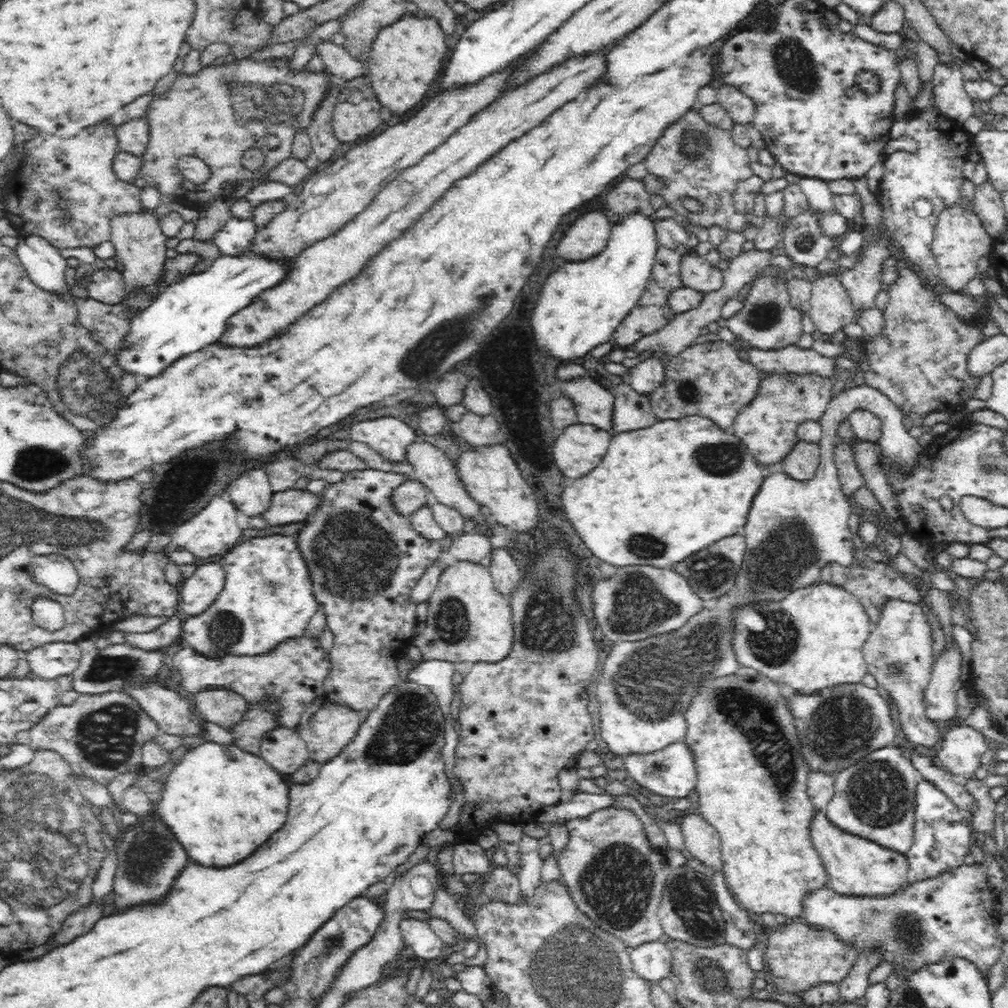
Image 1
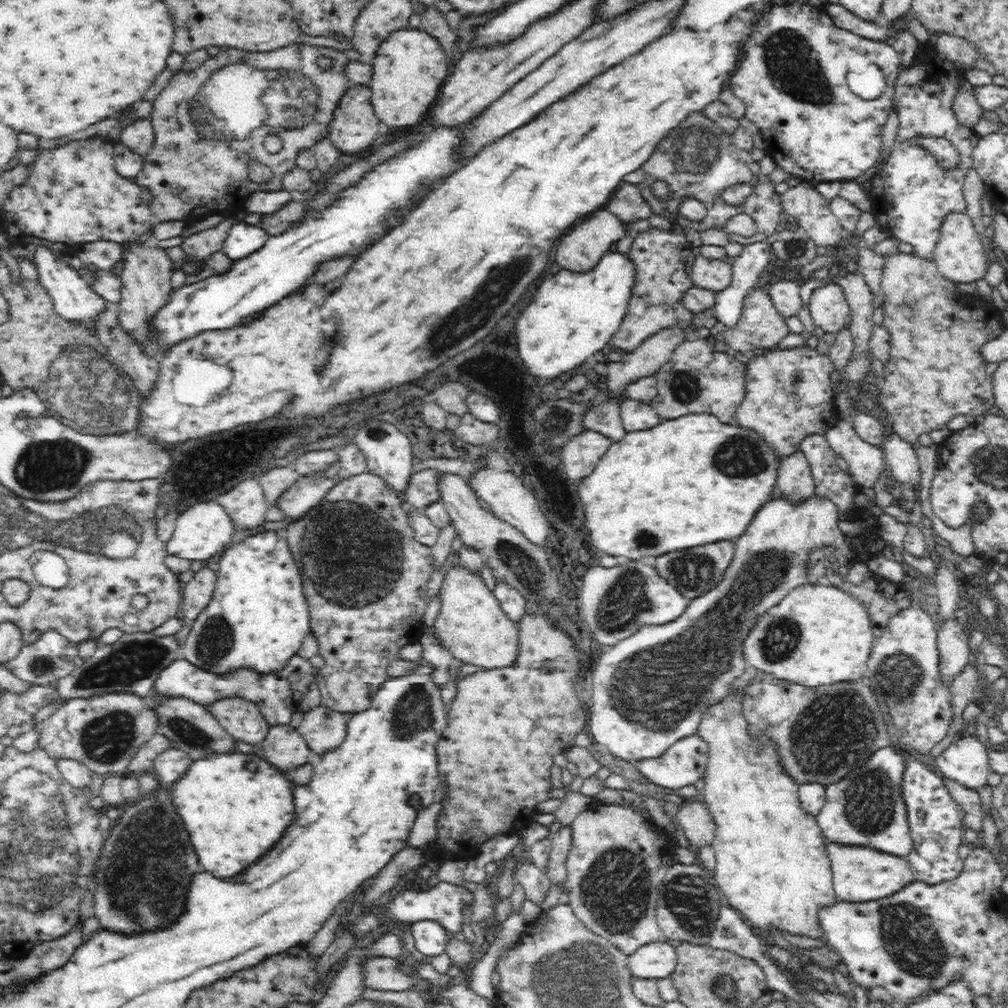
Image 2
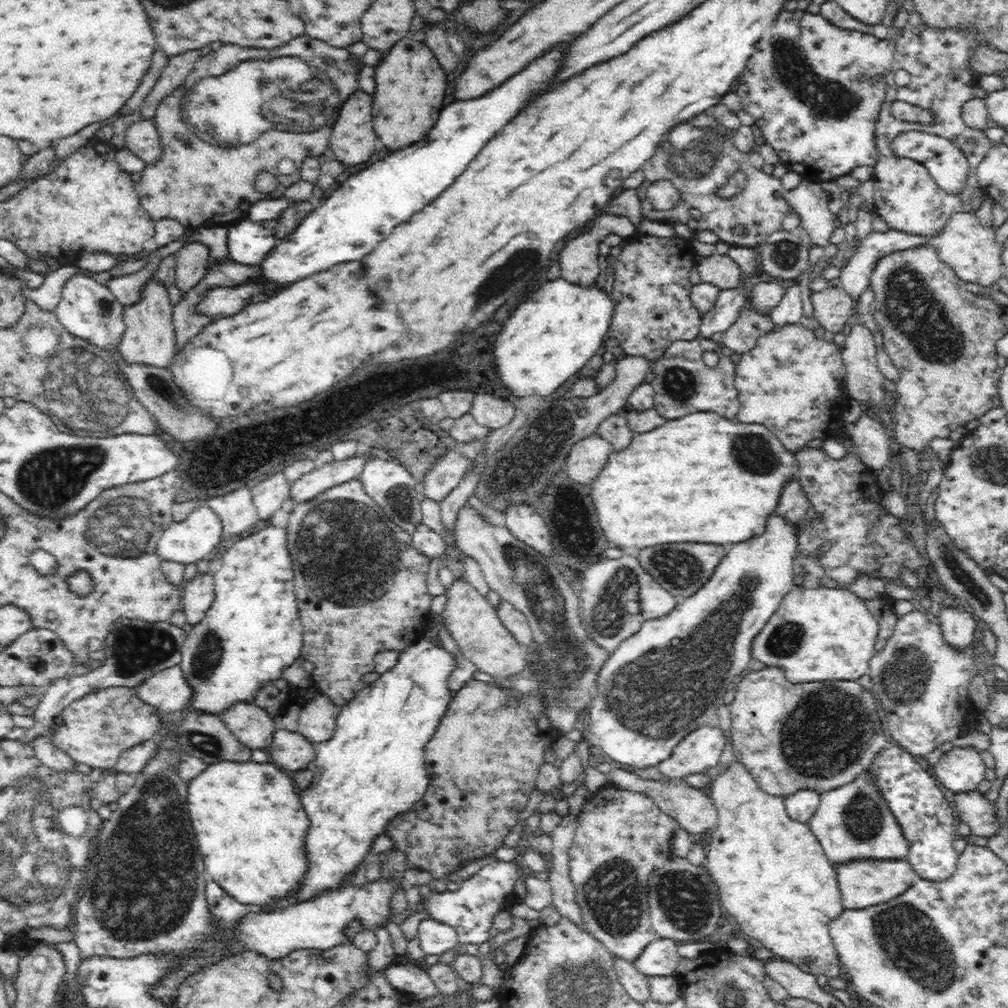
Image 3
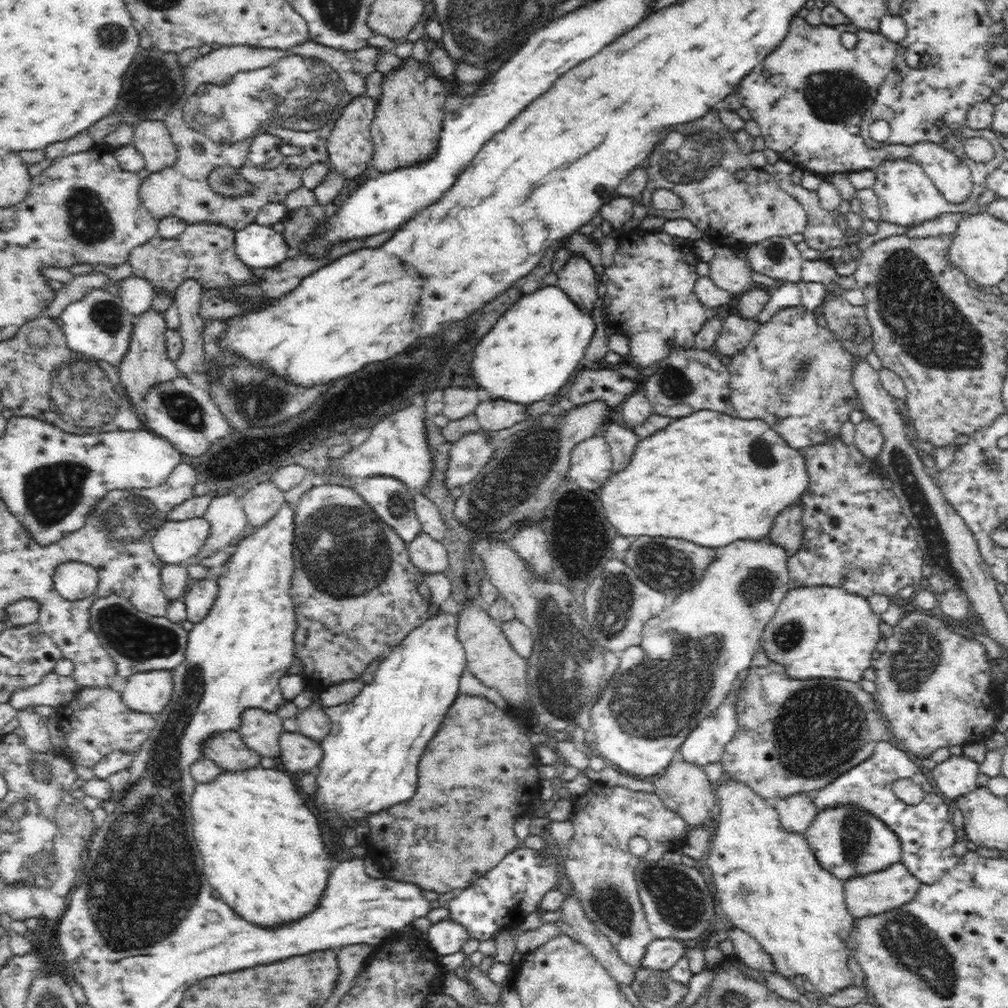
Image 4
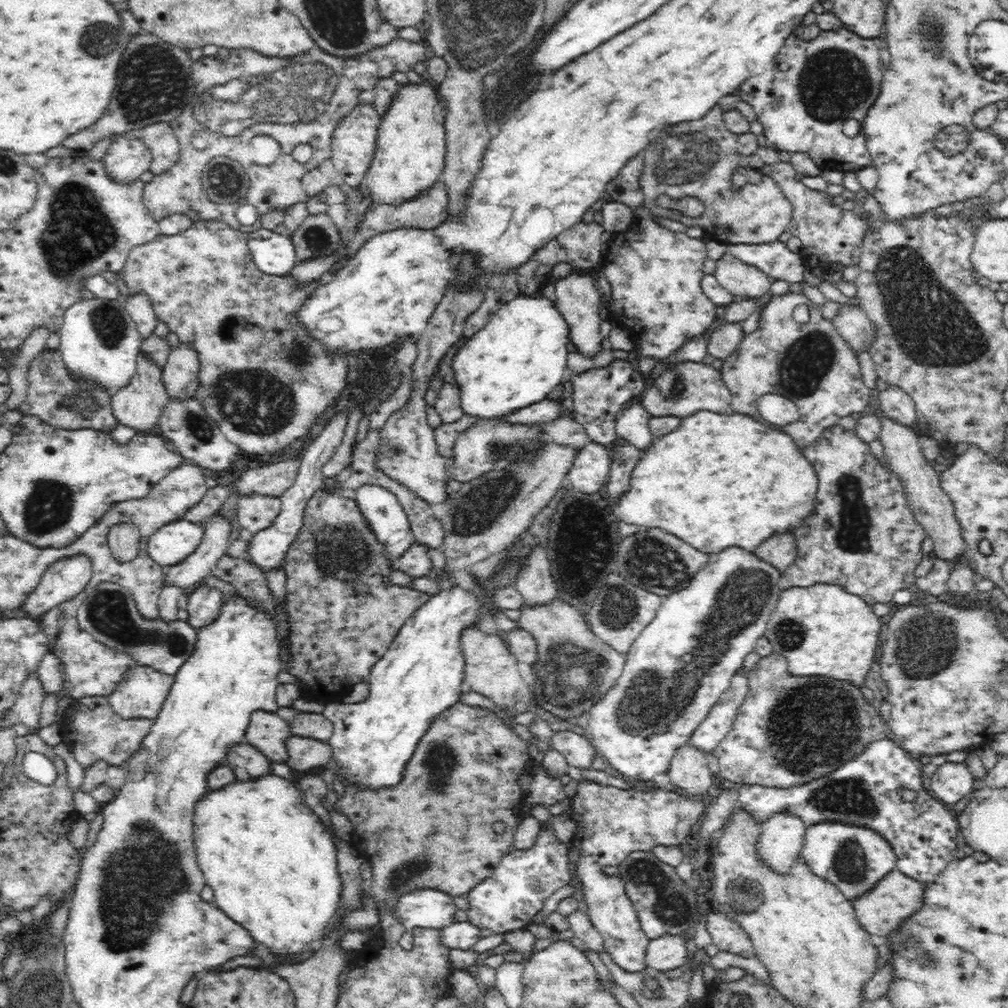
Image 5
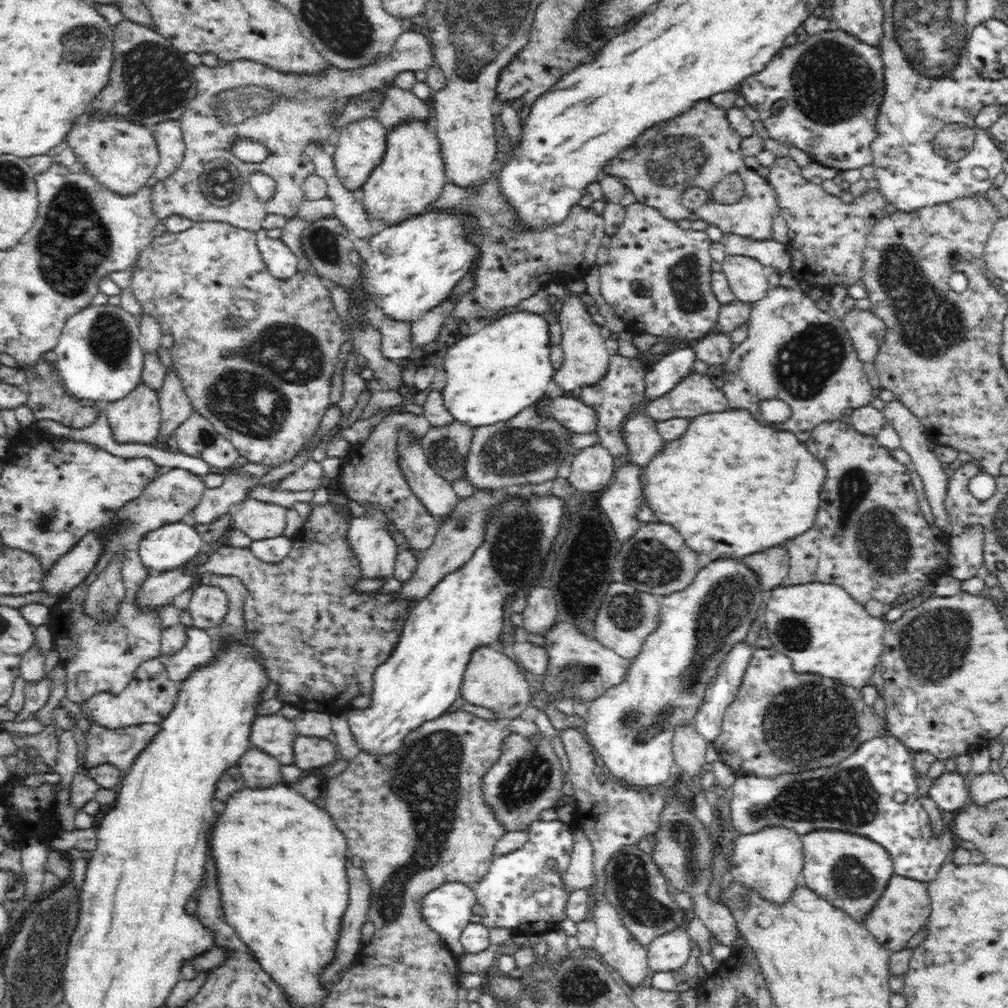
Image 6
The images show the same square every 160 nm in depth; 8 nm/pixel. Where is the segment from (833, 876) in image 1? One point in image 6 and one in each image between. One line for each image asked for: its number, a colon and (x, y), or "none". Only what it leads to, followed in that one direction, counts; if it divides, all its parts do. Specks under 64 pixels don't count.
2: (859, 873)
3: (862, 882)
4: (872, 893)
5: (881, 909)
6: (903, 908)

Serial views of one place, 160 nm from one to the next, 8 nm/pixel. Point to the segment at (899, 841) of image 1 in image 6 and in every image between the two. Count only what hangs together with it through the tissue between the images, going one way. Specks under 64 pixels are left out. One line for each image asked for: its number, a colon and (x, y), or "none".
2: (867, 807)
3: (852, 821)
4: (848, 840)
5: (853, 857)
6: (850, 870)

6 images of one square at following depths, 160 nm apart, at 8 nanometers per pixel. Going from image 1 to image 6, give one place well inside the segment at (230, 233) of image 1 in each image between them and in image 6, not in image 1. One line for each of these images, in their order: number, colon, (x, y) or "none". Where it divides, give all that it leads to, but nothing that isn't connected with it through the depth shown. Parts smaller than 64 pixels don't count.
2: (243, 238)
3: (248, 242)
4: (257, 246)
5: (272, 253)
6: (281, 261)

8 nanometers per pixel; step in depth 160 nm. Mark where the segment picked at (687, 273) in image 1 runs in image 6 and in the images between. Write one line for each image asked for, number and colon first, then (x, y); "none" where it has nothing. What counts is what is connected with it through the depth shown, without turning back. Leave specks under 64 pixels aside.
2: (716, 276)
3: (719, 270)
4: (727, 270)
5: (744, 281)
6: (747, 278)

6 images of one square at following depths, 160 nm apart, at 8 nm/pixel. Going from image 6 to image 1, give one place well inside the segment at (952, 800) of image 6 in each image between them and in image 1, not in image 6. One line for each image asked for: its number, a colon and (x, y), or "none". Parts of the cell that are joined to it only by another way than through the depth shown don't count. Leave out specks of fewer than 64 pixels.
1: (960, 748)
2: (966, 761)
3: (960, 769)
4: (956, 776)
5: (951, 781)

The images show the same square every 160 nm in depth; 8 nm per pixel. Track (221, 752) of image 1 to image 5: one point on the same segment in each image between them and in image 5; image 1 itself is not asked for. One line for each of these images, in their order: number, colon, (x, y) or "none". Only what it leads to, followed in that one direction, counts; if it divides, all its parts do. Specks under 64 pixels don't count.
2: (234, 806)
3: (249, 825)
4: (262, 850)
5: (272, 866)

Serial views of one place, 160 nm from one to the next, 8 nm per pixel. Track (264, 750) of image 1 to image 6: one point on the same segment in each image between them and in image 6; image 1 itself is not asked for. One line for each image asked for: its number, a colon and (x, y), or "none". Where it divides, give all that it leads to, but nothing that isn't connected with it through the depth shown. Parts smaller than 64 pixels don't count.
2: (283, 746)
3: (290, 750)
4: (297, 752)
5: (304, 753)
6: (309, 752)

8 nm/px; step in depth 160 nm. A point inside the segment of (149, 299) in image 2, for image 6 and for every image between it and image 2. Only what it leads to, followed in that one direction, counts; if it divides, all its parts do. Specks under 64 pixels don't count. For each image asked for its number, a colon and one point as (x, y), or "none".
3: (149, 337)
4: (146, 362)
5: (137, 404)
6: (135, 418)

